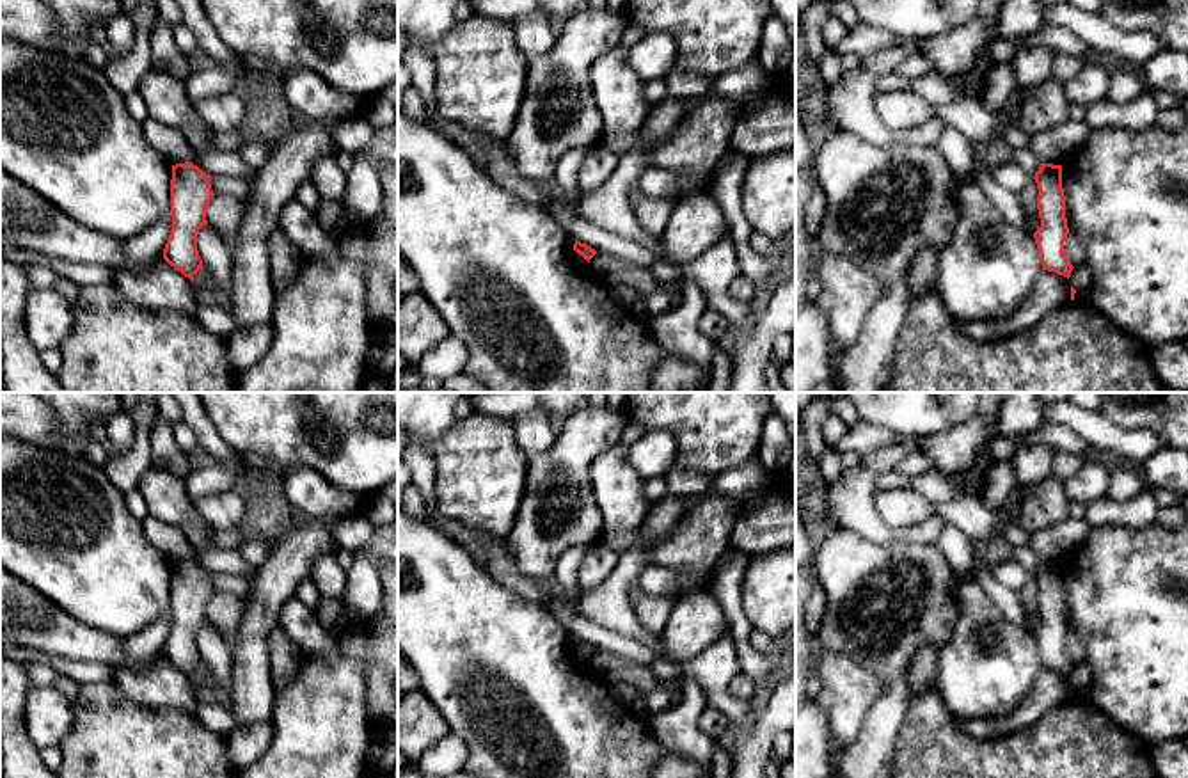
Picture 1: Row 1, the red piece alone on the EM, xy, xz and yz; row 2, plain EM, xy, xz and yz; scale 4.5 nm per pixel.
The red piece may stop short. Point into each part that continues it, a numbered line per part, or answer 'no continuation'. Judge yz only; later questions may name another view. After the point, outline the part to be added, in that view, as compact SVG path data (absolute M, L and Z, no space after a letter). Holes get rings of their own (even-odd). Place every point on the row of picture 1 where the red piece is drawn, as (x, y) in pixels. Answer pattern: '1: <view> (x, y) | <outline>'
no continuation

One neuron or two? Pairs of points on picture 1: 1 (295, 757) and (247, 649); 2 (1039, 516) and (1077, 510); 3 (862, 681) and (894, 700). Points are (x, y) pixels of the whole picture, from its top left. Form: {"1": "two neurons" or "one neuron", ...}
{"1": "two neurons", "2": "two neurons", "3": "two neurons"}

